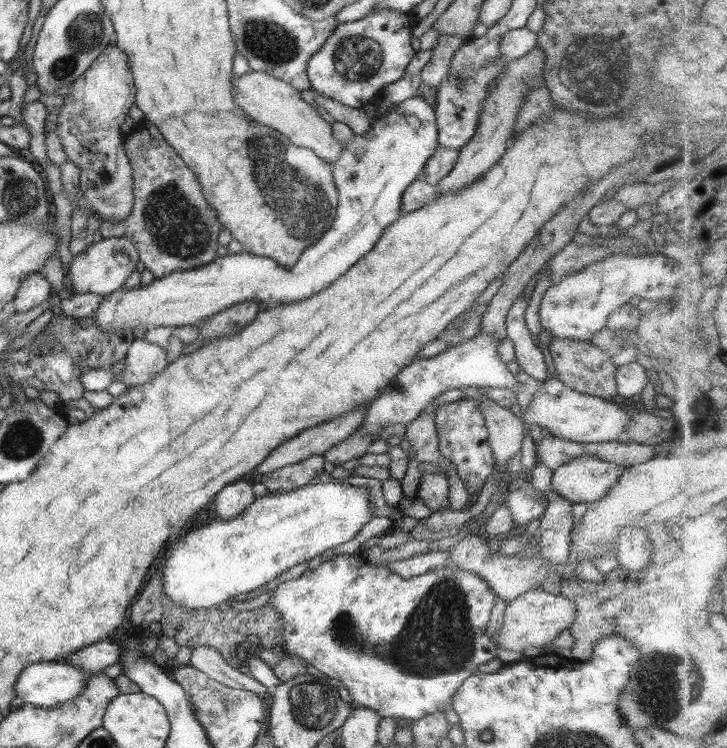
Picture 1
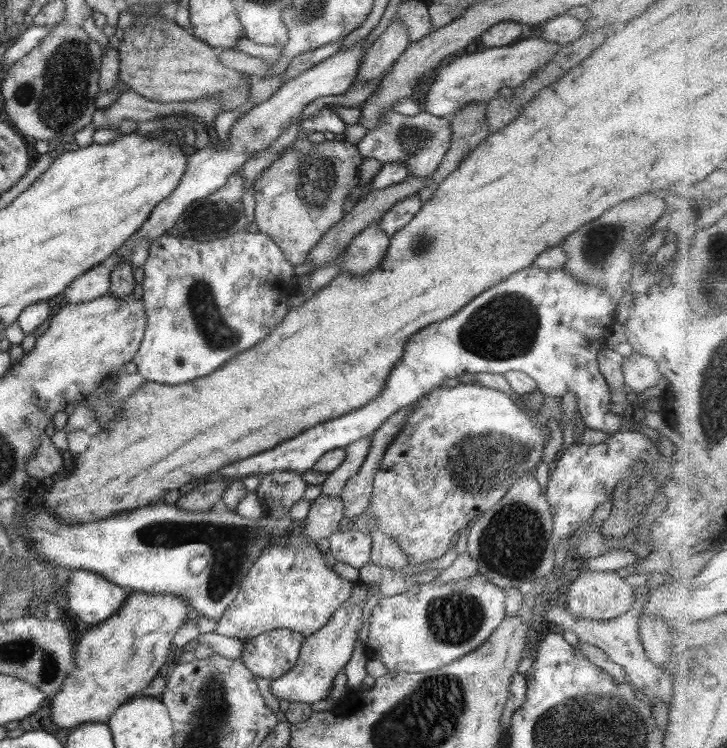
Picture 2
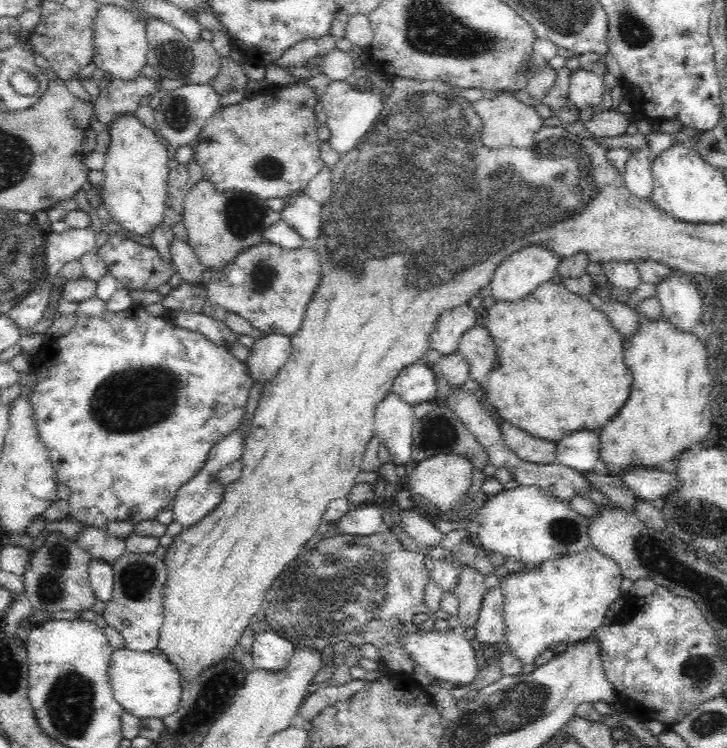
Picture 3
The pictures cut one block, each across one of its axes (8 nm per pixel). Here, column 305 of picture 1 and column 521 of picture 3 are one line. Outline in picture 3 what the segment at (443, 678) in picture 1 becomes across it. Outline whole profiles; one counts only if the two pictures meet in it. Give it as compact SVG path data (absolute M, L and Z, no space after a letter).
M592 546L570 556L544 561L532 568L518 569L508 575L503 572L503 575L504 578L499 582L504 597L503 639L499 643L481 644L481 655L487 666L499 667L504 652L511 652L525 668L531 668L534 660L542 656L552 644L573 643L587 639L597 628L603 626L604 614L619 596L620 583L623 579L619 566Z

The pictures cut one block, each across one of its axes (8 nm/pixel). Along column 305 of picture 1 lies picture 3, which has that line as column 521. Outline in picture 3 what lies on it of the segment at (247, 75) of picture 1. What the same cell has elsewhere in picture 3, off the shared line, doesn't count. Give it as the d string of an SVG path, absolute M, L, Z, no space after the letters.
M495 93L485 95L482 99L469 102L472 110L480 119L479 128L480 142L490 150L500 150L500 148L527 148L535 146L537 132L543 127L543 120L538 117L532 107L520 103L512 95Z

